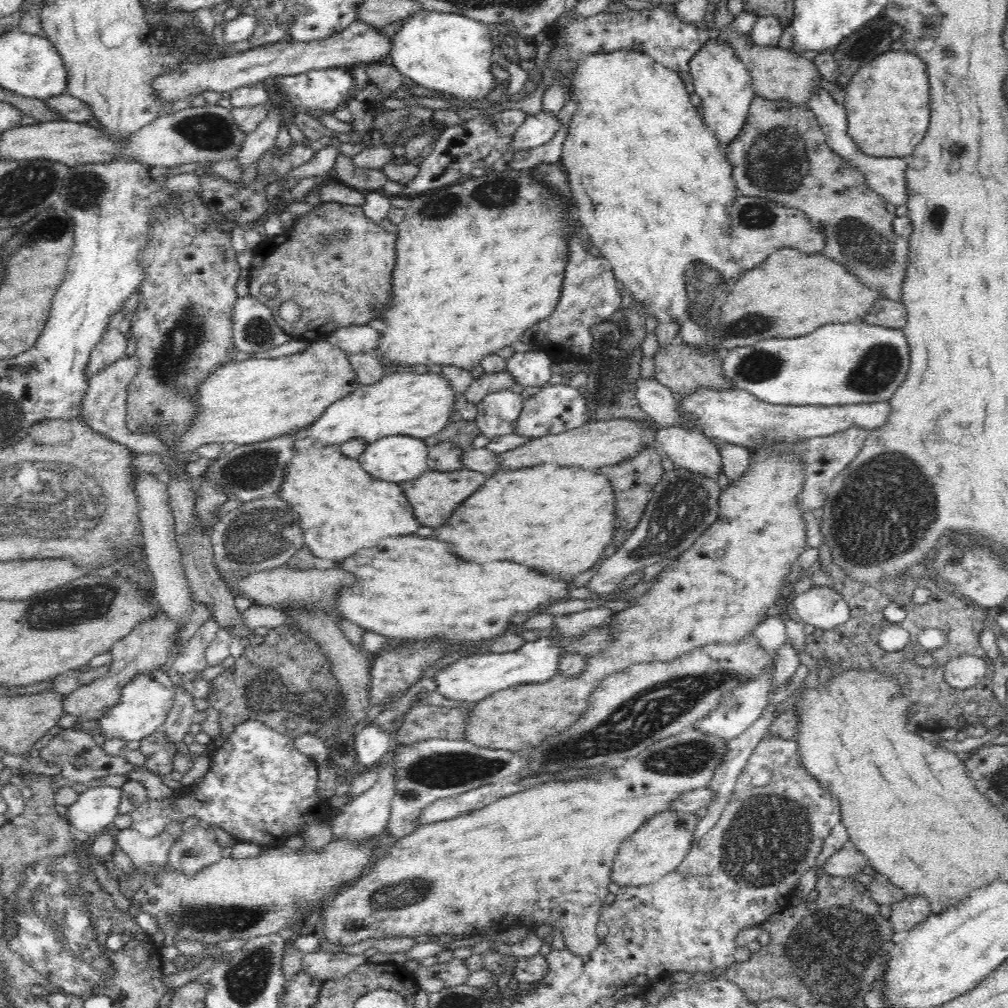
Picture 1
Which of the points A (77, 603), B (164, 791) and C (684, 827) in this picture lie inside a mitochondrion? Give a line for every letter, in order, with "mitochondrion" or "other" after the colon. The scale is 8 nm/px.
A: mitochondrion
B: other
C: other

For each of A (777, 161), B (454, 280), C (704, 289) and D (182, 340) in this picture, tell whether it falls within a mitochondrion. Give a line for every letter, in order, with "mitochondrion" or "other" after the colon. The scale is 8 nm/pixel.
A: mitochondrion
B: other
C: mitochondrion
D: mitochondrion

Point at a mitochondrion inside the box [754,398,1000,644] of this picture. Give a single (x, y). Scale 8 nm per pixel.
(887, 505)

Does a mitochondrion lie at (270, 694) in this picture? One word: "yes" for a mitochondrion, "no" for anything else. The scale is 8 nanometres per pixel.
yes

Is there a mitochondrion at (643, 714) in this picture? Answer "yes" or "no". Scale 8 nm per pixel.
yes

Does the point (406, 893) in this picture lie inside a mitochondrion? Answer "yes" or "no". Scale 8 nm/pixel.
yes

